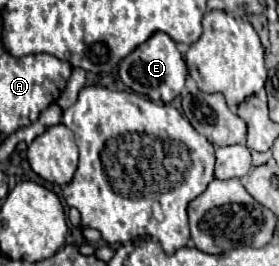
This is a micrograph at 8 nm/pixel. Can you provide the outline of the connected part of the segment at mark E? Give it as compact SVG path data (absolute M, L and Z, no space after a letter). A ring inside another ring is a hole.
M162 31L154 33L146 43L138 45L128 57L120 61L120 71L118 71L122 83L130 87L132 91L140 95L148 95L154 101L170 103L176 95L180 95L184 81L186 81L186 63L184 57L180 55L176 43Z

